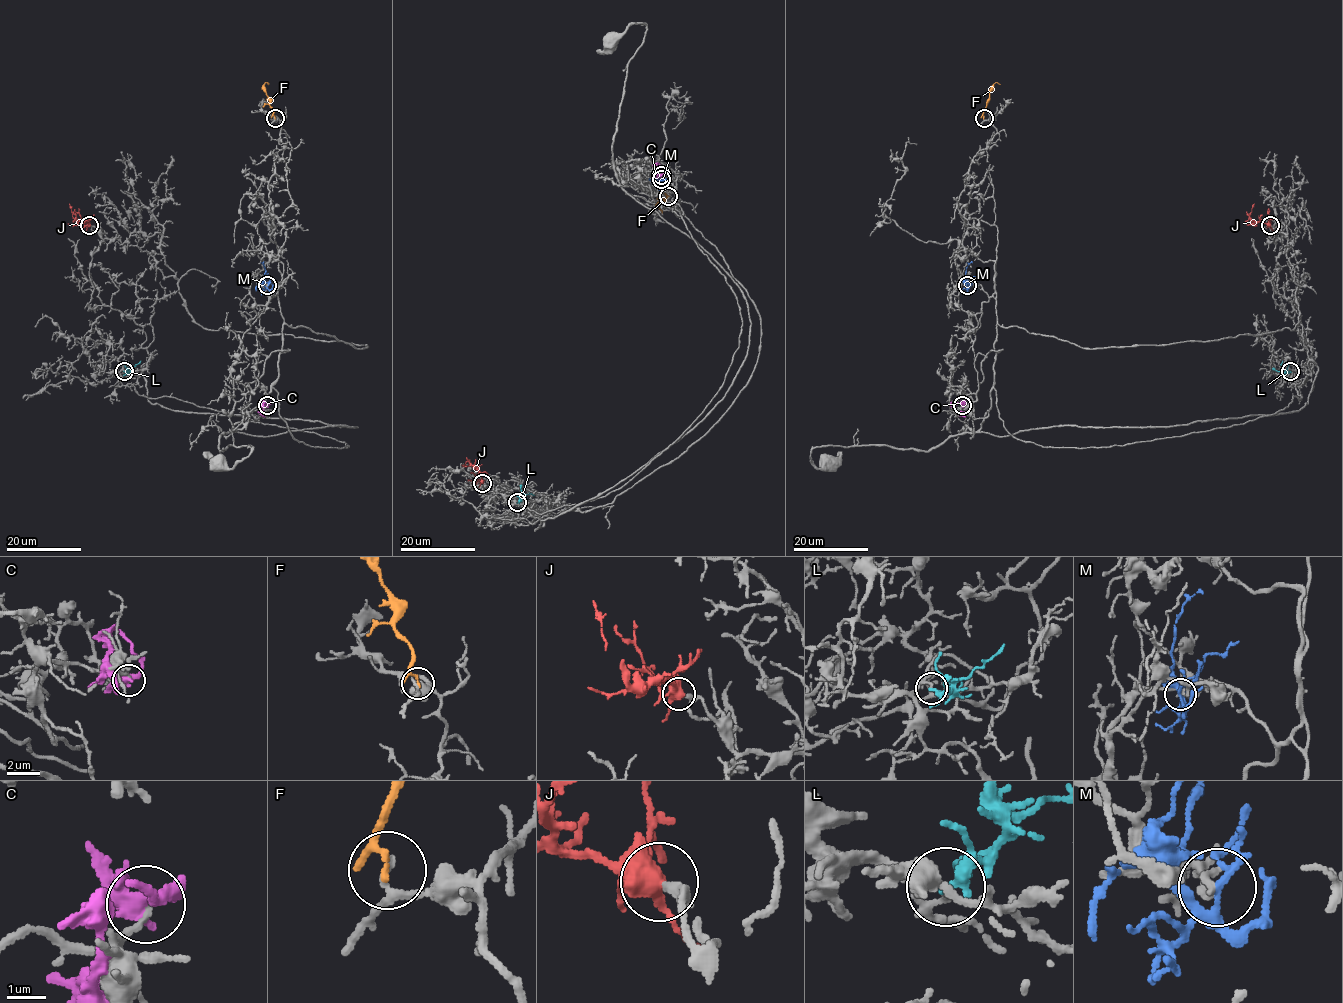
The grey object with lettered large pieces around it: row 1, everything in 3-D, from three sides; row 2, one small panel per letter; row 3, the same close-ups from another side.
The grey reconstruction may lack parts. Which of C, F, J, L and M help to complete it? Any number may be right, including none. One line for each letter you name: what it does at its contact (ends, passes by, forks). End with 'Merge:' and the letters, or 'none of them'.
J: it forks there
Merge: J

